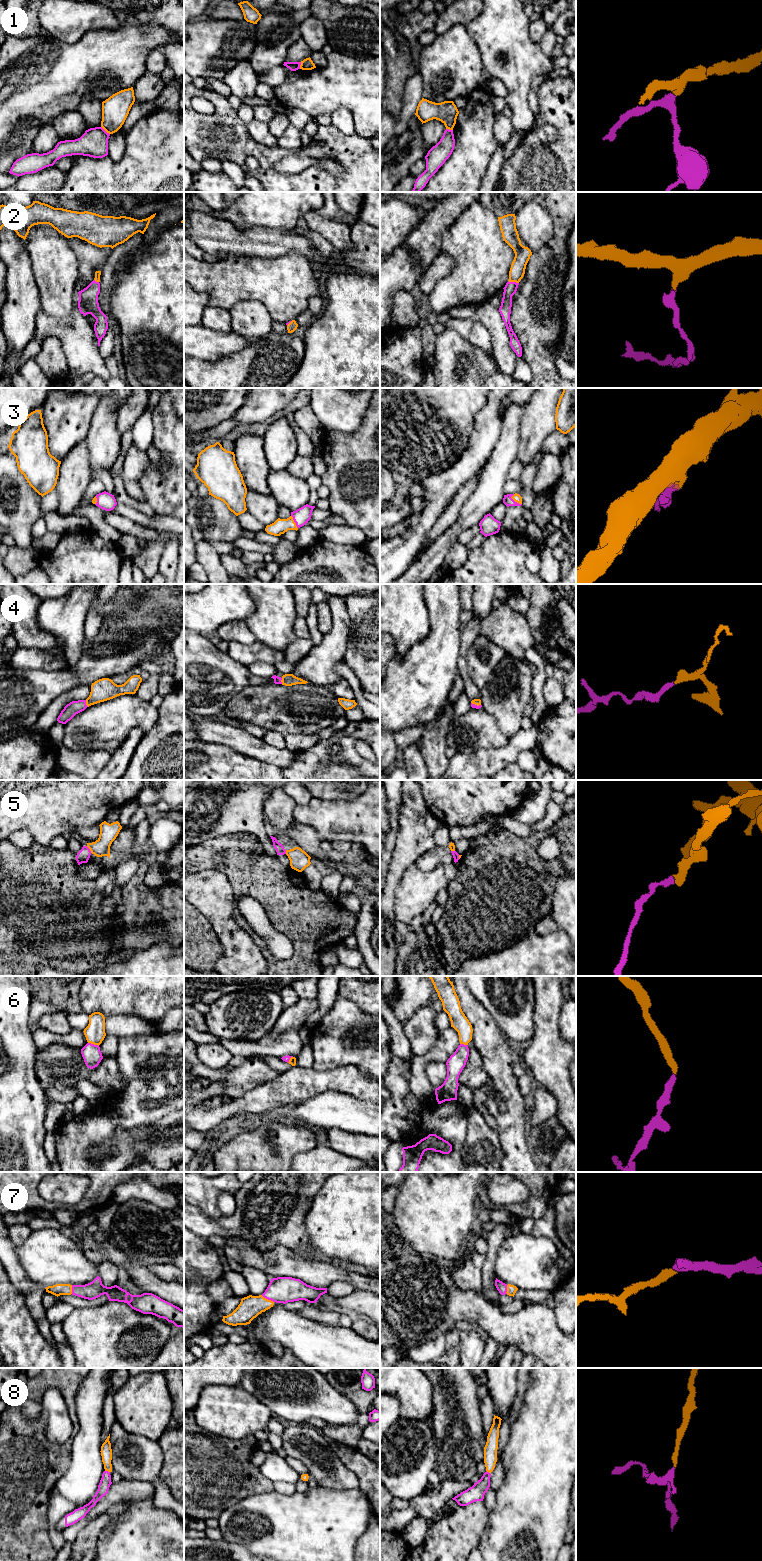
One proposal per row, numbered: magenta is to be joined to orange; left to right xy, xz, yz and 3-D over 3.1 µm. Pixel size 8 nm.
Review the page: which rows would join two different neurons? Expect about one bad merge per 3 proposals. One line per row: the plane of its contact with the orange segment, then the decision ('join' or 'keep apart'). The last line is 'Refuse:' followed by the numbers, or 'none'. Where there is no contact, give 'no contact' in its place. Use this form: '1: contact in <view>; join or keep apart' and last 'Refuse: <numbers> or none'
1: contact in xy; keep apart
2: contact in yz; join
3: contact in yz; join
4: contact in xy; join
5: contact in xy; keep apart
6: contact in xy; join
7: contact in xz; join
8: contact in xy; join
Refuse: 1, 5

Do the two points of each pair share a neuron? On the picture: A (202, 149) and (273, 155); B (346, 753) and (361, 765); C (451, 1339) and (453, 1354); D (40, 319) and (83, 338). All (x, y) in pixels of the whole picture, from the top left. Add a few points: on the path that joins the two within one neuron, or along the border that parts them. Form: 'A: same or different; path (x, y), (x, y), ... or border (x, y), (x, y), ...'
A: same; path (220, 148), (255, 149)
B: same; path (350, 756), (357, 762)
C: same; path (452, 1343), (452, 1350)
D: same; path (51, 326), (72, 331)

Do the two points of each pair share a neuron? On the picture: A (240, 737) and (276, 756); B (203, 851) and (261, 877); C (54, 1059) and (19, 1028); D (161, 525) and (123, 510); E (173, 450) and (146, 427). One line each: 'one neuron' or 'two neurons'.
A: one neuron
B: one neuron
C: two neurons
D: one neuron
E: two neurons

